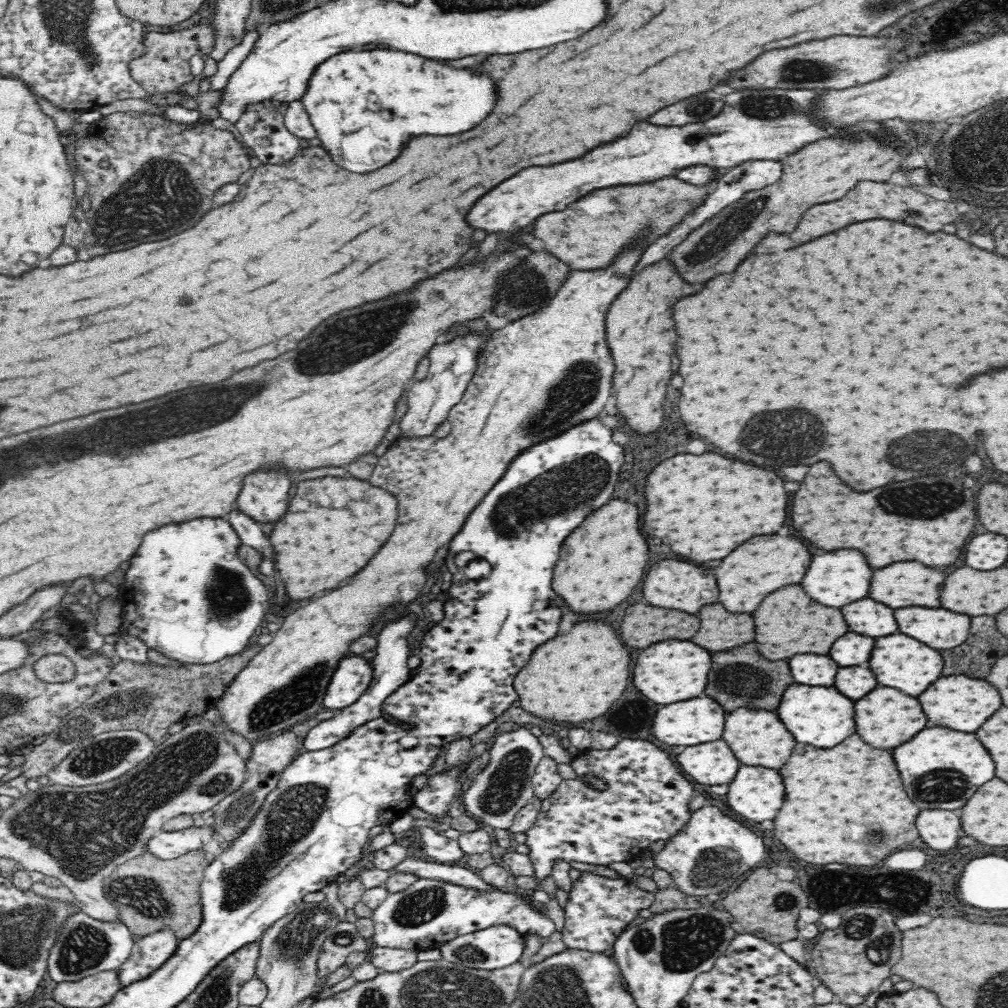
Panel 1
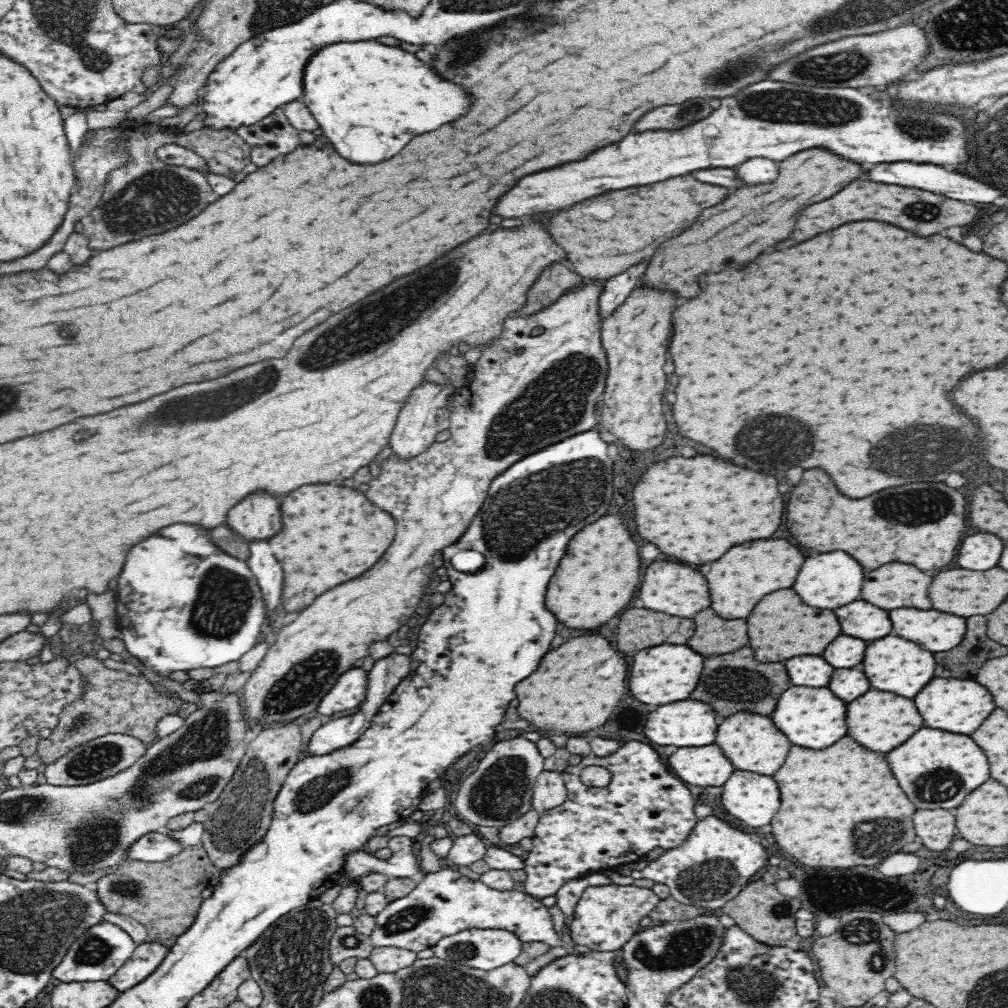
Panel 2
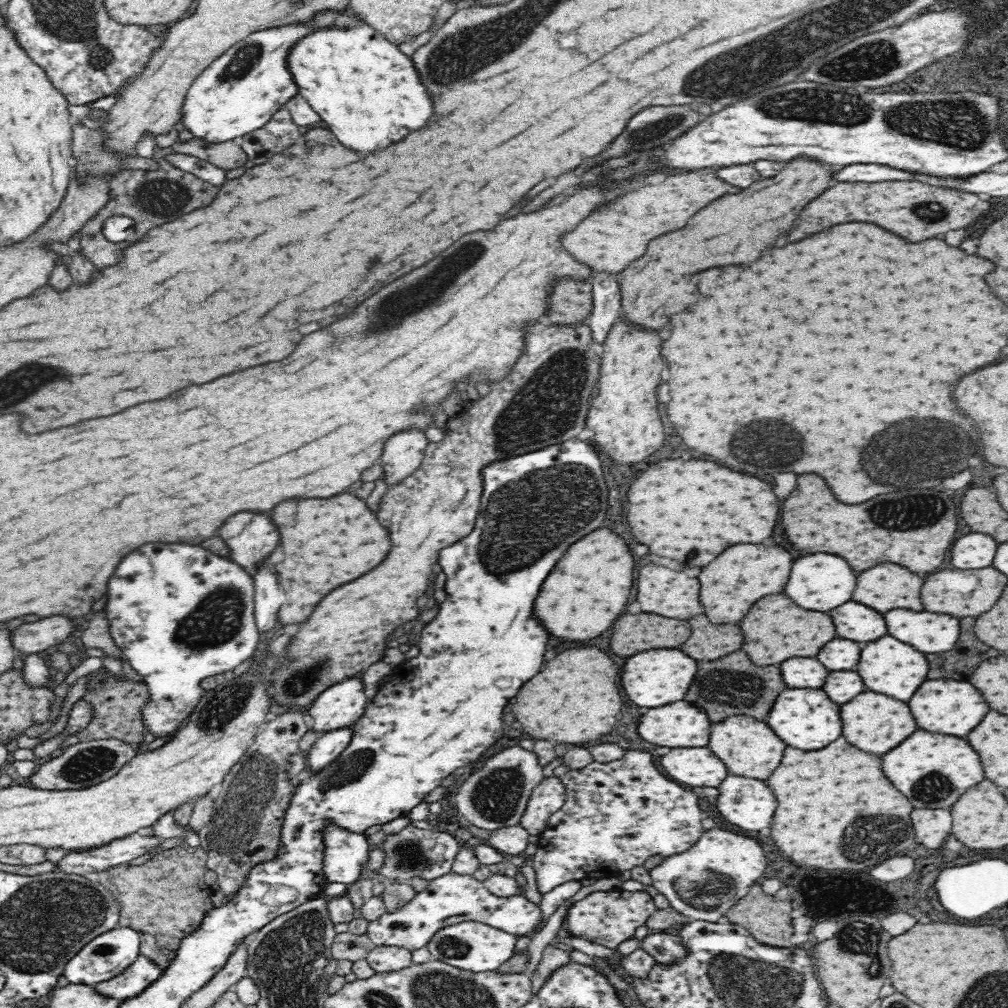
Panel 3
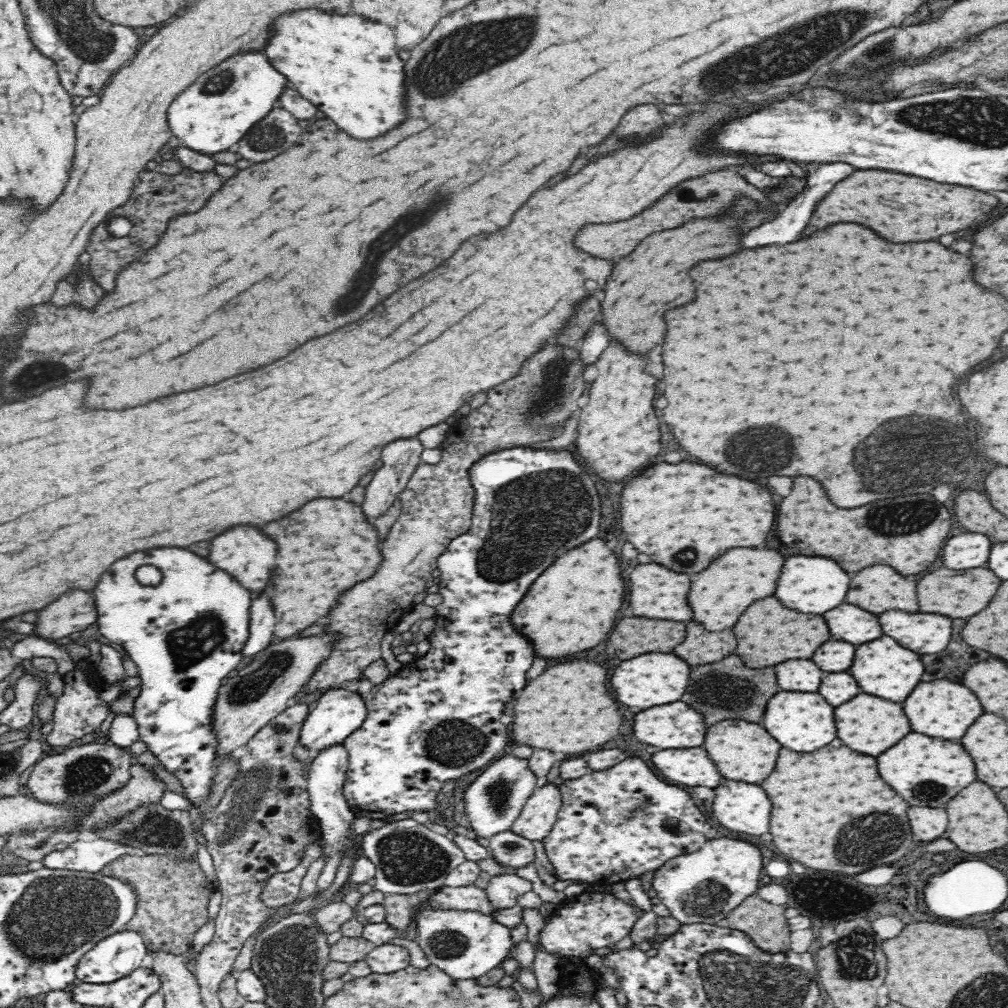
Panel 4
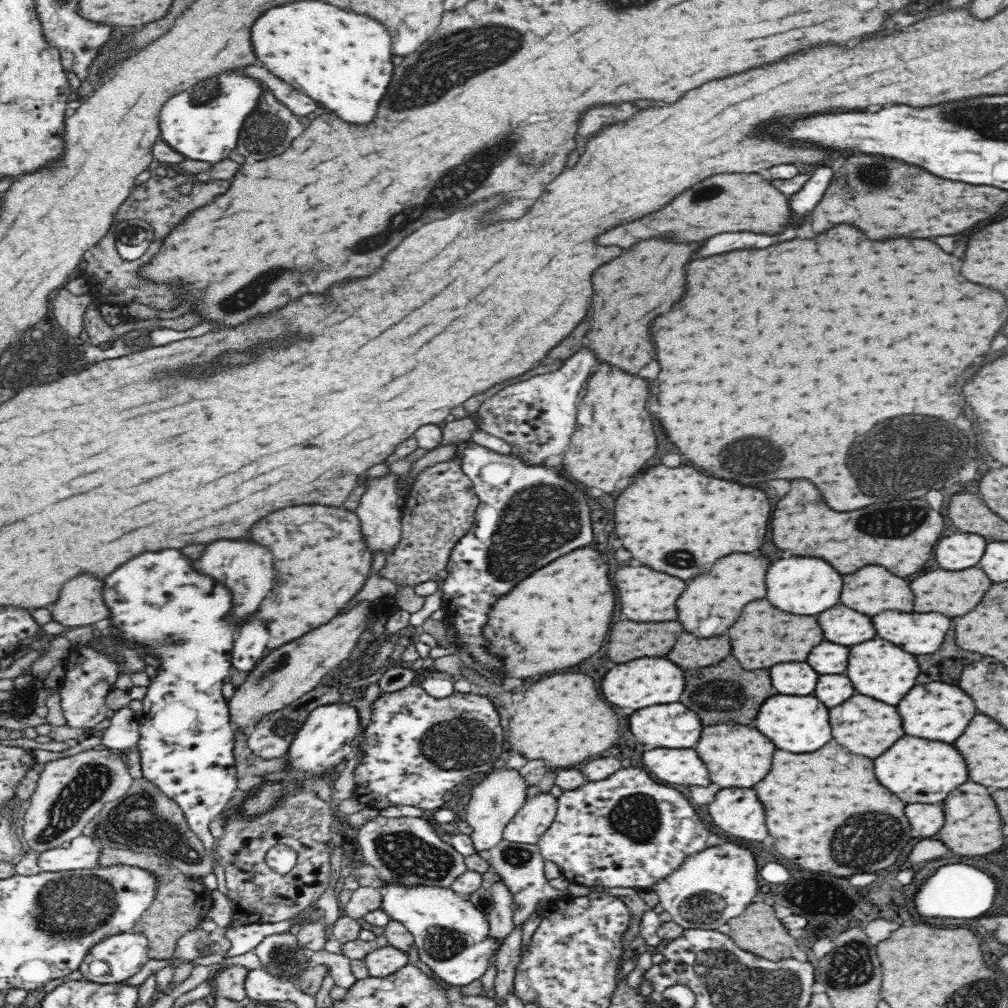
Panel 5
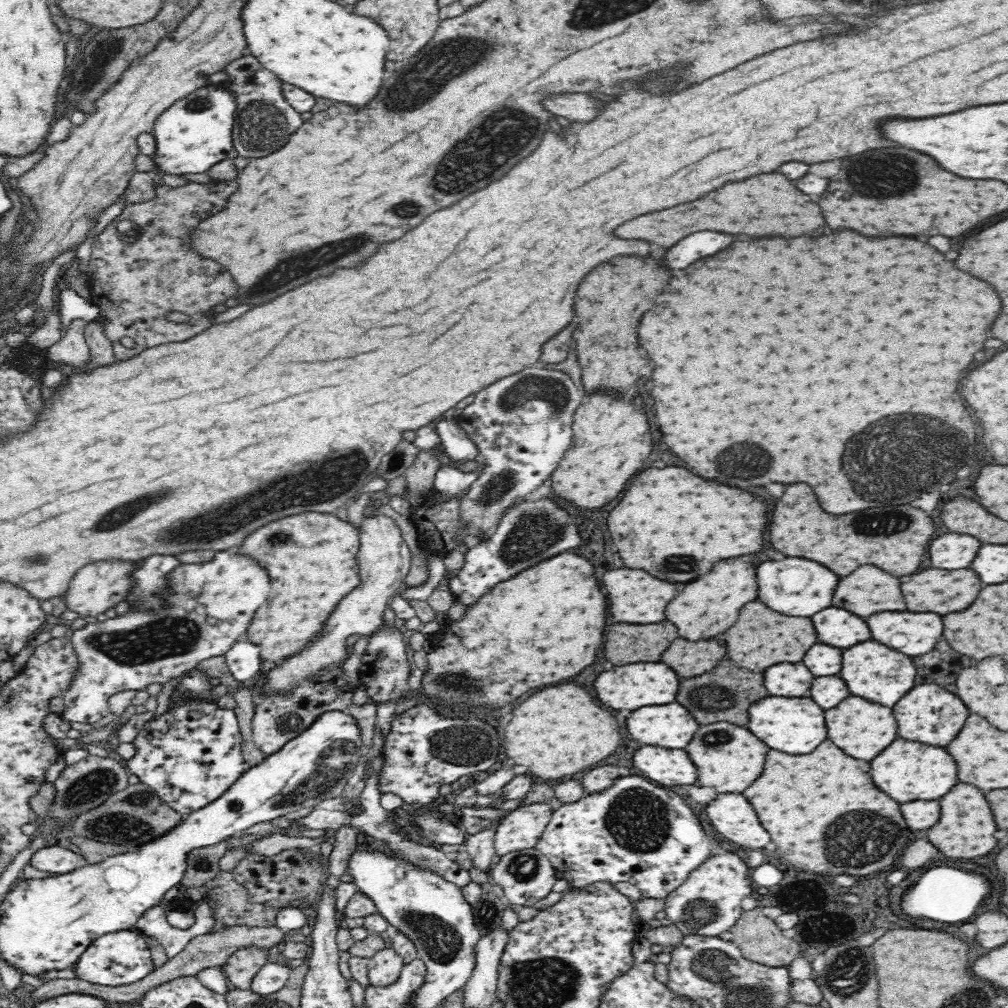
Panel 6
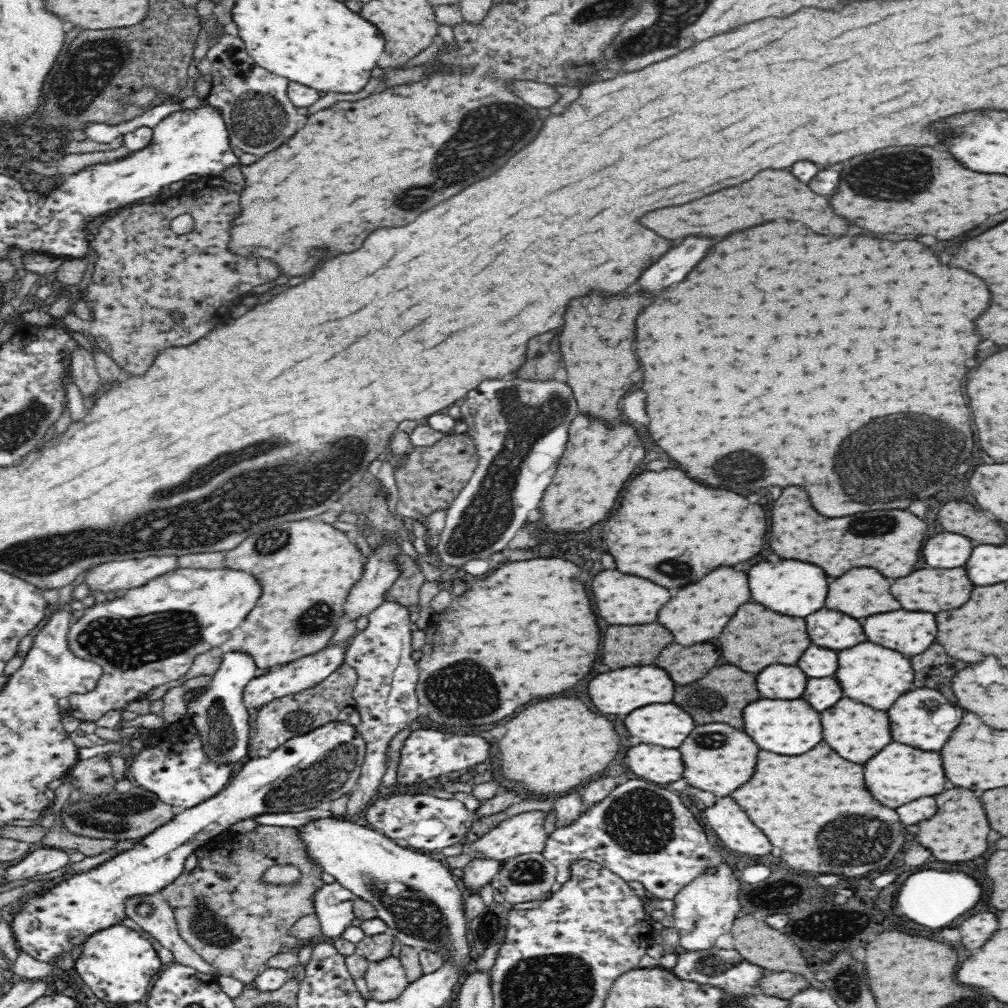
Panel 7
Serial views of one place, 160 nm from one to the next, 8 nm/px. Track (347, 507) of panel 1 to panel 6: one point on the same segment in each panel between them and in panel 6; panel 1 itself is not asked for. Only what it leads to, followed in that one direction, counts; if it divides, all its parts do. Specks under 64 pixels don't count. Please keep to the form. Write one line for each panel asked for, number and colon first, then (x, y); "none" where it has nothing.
2: (331, 534)
3: (326, 542)
4: (338, 548)
5: (328, 568)
6: (311, 558)

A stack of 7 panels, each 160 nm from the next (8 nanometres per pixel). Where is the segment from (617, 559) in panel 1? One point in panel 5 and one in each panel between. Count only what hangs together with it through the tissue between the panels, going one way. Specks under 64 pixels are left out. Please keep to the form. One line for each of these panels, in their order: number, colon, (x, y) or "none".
2: (585, 597)
3: (584, 594)
4: (572, 607)
5: (560, 615)

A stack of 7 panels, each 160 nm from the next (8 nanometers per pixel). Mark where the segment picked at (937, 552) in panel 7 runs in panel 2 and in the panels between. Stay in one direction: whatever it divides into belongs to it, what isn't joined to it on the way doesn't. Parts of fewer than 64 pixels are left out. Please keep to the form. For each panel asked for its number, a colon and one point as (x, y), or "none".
2: (981, 551)
3: (975, 550)
4: (968, 550)
5: (959, 551)
6: (952, 551)

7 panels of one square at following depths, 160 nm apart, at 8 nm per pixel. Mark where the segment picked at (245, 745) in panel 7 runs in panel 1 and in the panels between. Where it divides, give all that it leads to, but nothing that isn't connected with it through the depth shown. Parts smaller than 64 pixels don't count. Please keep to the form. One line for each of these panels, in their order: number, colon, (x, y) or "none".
1: (249, 530)
2: (261, 561)
3: (269, 597)
4: (261, 626)
5: (252, 638)
6: (243, 659)

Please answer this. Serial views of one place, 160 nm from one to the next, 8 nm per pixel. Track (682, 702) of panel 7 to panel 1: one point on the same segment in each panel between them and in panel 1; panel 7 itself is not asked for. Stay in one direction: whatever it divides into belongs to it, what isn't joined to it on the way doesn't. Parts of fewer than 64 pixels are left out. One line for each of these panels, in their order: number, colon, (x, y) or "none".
1: (741, 677)
2: (732, 682)
3: (733, 685)
4: (727, 689)
5: (733, 700)
6: (720, 695)

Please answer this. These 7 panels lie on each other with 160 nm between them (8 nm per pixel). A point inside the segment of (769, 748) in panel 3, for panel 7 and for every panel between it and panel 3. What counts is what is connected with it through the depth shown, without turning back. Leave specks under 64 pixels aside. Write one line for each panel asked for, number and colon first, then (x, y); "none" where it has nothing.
4: (744, 751)
5: (736, 755)
6: (734, 766)
7: (720, 765)

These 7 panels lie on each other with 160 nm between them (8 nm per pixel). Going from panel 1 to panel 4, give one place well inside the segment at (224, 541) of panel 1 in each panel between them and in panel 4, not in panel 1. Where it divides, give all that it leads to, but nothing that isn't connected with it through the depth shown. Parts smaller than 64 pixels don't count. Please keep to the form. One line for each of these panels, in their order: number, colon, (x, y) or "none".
2: (182, 602)
3: (179, 613)
4: (185, 635)

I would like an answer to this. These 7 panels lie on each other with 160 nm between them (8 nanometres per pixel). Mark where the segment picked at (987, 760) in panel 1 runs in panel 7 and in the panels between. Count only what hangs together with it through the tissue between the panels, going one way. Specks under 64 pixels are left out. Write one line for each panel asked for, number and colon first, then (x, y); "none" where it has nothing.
2: (917, 764)
3: (950, 764)
4: (917, 757)
5: (915, 770)
6: (906, 771)
7: (898, 774)

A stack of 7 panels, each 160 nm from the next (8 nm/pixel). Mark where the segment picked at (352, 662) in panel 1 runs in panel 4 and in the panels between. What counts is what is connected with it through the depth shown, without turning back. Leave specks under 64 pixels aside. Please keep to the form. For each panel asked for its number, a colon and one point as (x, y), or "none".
2: (349, 691)
3: (342, 704)
4: (335, 713)

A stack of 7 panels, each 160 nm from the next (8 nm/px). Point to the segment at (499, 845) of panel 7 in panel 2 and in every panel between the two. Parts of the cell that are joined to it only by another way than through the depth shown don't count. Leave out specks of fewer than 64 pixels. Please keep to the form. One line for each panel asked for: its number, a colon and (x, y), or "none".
2: (549, 792)
3: (549, 796)
4: (539, 815)
5: (537, 815)
6: (522, 828)

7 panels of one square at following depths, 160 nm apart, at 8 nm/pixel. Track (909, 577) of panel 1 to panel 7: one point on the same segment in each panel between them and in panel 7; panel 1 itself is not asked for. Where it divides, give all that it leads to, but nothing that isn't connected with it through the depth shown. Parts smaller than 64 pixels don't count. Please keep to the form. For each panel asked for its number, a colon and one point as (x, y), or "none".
2: (896, 584)
3: (886, 586)
4: (879, 588)
5: (873, 589)
6: (868, 590)
7: (863, 585)

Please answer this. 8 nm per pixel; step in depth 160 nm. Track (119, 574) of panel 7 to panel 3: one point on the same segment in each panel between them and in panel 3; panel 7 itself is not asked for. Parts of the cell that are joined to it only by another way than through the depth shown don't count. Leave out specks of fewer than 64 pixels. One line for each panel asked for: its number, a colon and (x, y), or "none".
3: (45, 635)
4: (74, 612)
5: (80, 604)
6: (97, 588)

